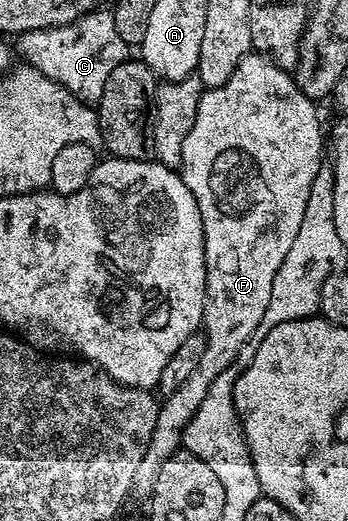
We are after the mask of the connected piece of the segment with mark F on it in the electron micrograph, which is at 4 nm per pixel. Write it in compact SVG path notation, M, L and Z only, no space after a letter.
M255 51L248 52L241 59L238 67L234 67L234 75L230 75L222 87L204 90L198 103L198 115L194 115L194 127L190 127L190 135L186 135L186 143L182 143L178 172L186 187L190 187L202 215L206 263L202 325L208 342L190 379L163 398L158 423L134 475L133 490L150 491L154 487L162 463L181 448L186 423L190 423L198 407L202 407L202 399L206 399L210 383L236 362L242 347L250 335L254 335L258 323L262 323L266 307L270 307L274 275L278 275L278 267L282 267L282 259L286 259L298 235L298 227L302 227L306 199L310 199L310 187L314 187L314 179L322 167L320 156L326 153L326 137L320 134L320 117L316 109L317 106L300 90L289 70L276 64L271 57Z

